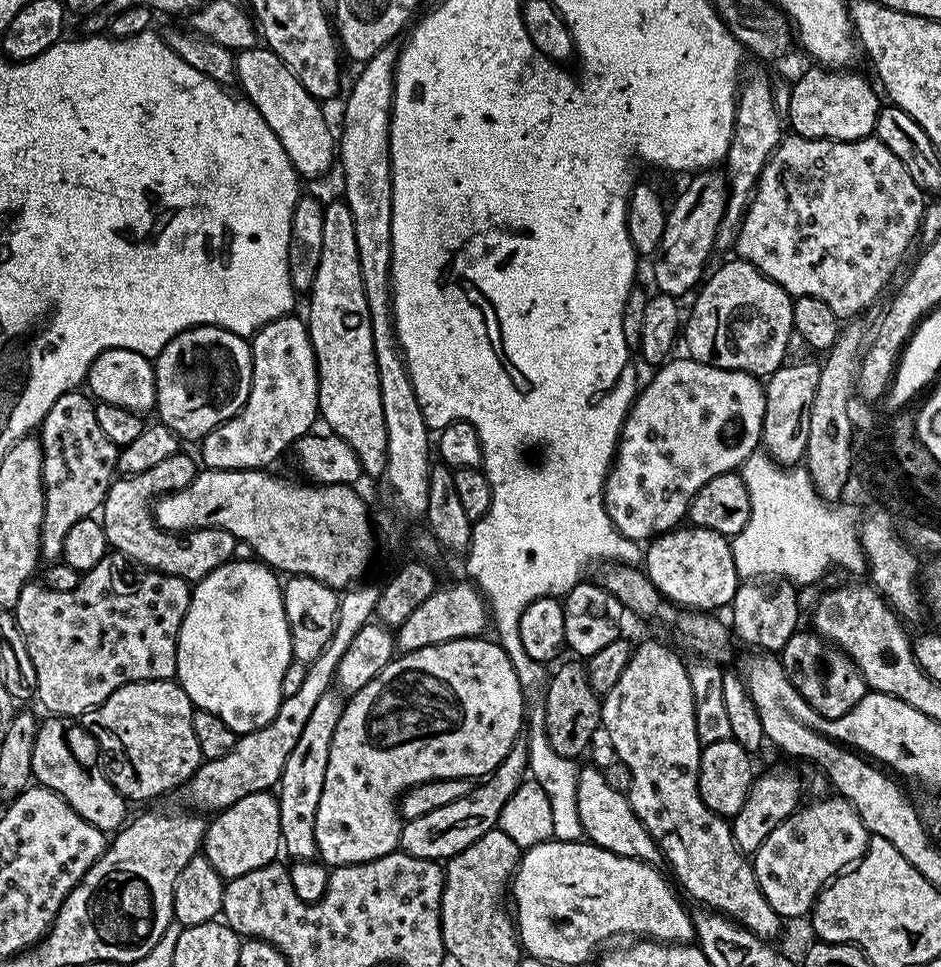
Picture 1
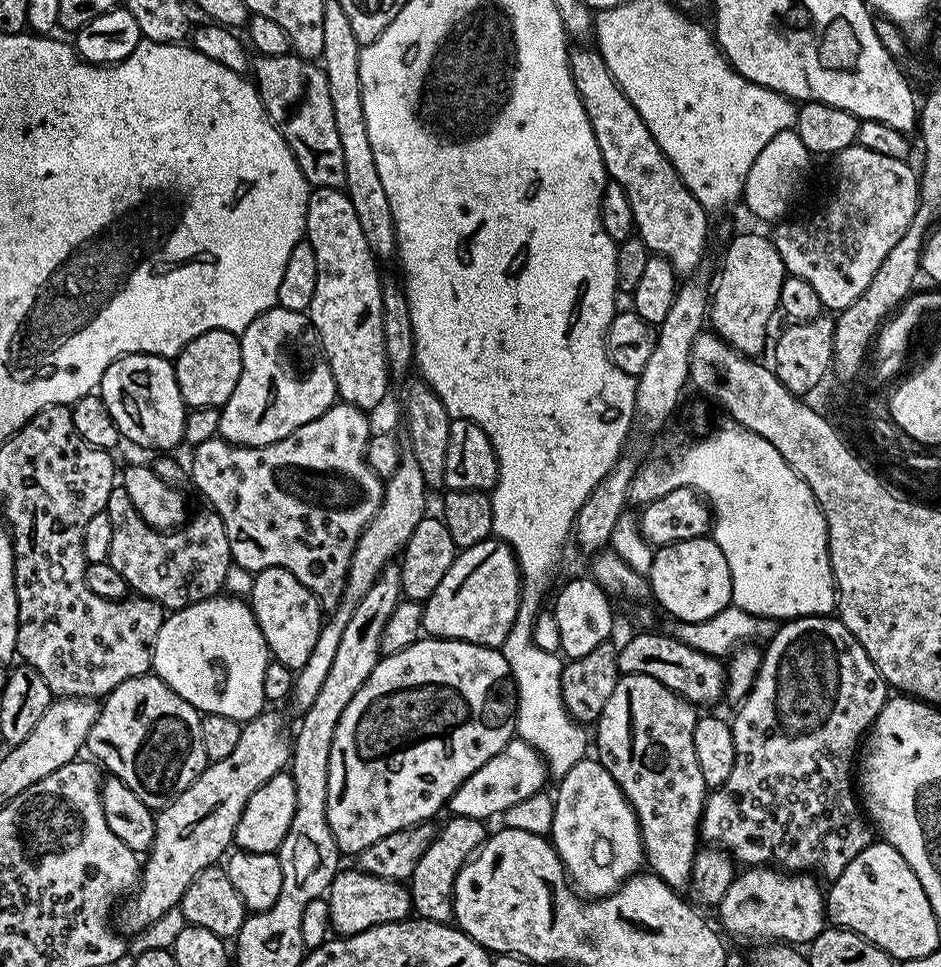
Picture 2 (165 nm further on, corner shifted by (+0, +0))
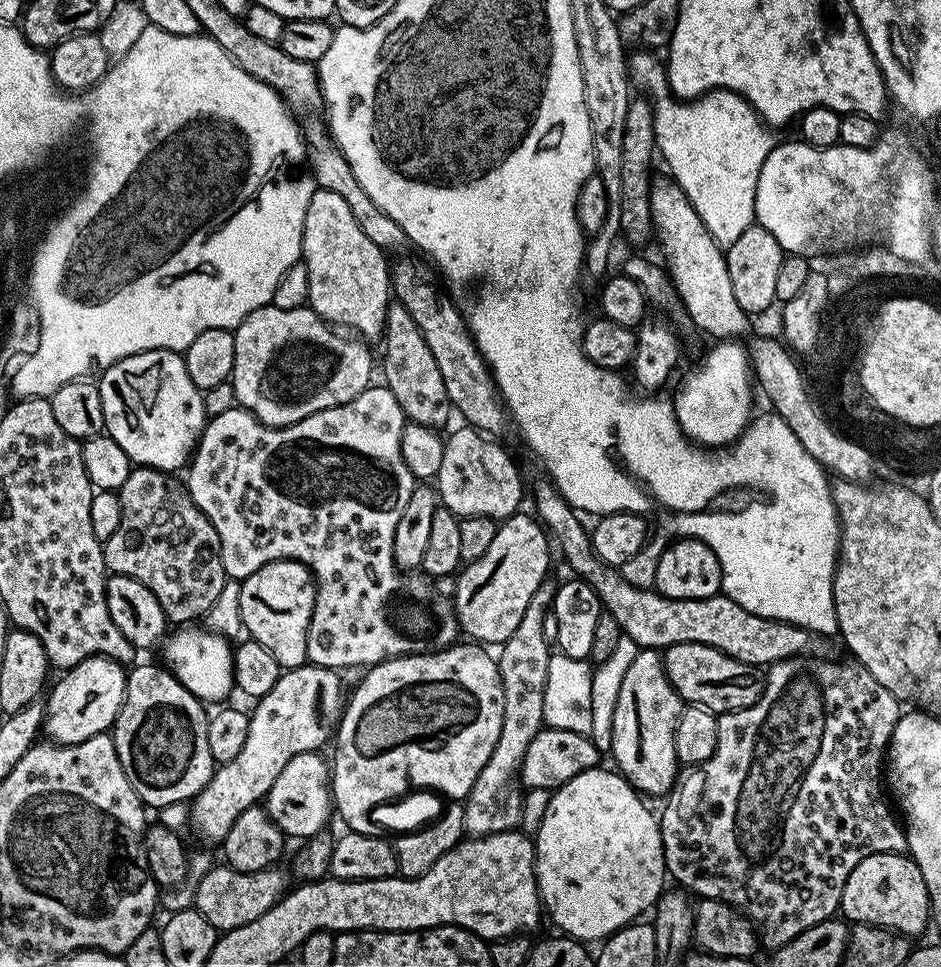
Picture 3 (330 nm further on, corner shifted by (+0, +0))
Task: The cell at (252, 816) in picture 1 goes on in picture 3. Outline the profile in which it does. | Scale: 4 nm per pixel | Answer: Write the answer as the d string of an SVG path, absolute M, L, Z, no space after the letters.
M319 751L298 754L286 762L282 774L274 778L274 786L270 786L268 795L262 804L271 818L273 825L280 828L288 836L311 838L321 835L324 819L333 811L330 791L330 764L320 757Z

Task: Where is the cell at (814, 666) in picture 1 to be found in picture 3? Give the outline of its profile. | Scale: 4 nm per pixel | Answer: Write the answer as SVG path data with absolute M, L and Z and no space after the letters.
M815 655L791 656L788 660L780 660L767 669L764 681L764 693L754 702L754 706L743 708L737 712L722 712L716 716L718 726L718 746L714 754L702 766L702 771L692 770L679 785L680 797L676 800L676 808L668 804L664 813L659 813L660 843L664 854L664 867L667 875L677 880L681 889L689 893L697 892L697 897L706 900L720 900L729 904L736 911L744 913L749 920L758 925L758 940L768 950L786 946L802 930L810 926L818 926L824 920L833 919L840 907L840 895L844 889L846 878L850 878L850 870L862 862L862 858L870 858L883 852L907 853L908 834L902 827L893 805L880 793L882 788L882 765L886 760L888 743L892 740L894 726L902 715L901 701L897 700L882 682L878 682L858 662L839 664L836 660L816 660Z

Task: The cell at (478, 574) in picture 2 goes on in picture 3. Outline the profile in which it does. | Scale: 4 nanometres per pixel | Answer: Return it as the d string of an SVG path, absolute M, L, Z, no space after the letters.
M517 514L509 516L497 527L494 542L482 558L469 560L459 569L456 576L456 595L454 607L460 632L465 637L484 646L499 646L514 634L534 590L538 590L549 579L548 563L552 552L548 549L550 536L535 515Z

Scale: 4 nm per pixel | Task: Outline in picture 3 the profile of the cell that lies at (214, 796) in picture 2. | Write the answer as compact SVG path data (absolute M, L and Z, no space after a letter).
M307 663L302 668L281 671L278 682L274 682L274 690L255 701L256 709L251 709L248 717L250 734L246 734L246 746L242 746L242 751L239 752L238 758L234 758L234 762L226 762L213 771L208 785L191 801L190 820L193 825L196 823L202 839L216 845L223 842L226 834L230 834L230 826L234 826L238 814L242 814L242 810L259 805L268 795L270 786L274 786L274 778L282 774L290 758L323 749L322 746L327 740L329 743L346 700L346 688L344 692L340 676L341 673L335 668L317 668L316 665Z

